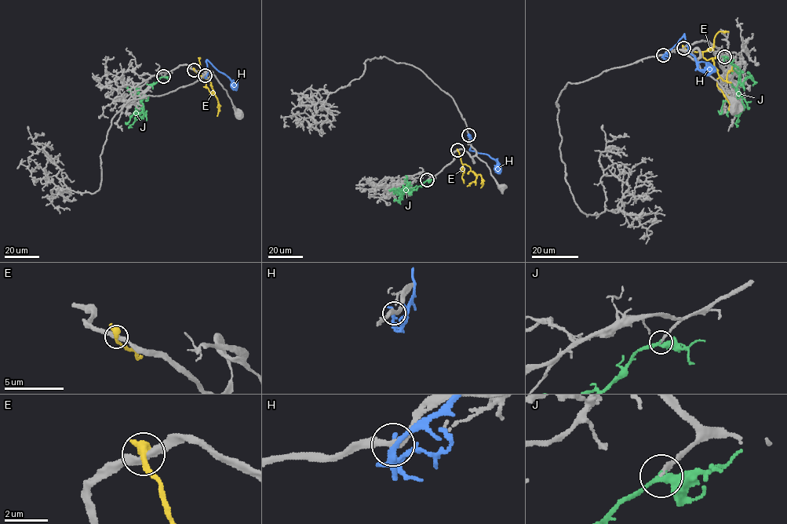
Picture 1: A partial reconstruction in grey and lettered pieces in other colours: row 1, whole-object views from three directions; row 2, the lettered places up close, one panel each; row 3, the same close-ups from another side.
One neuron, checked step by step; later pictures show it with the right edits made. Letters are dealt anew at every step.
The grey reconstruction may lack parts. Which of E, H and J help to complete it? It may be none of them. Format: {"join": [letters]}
{"join": ["J"]}

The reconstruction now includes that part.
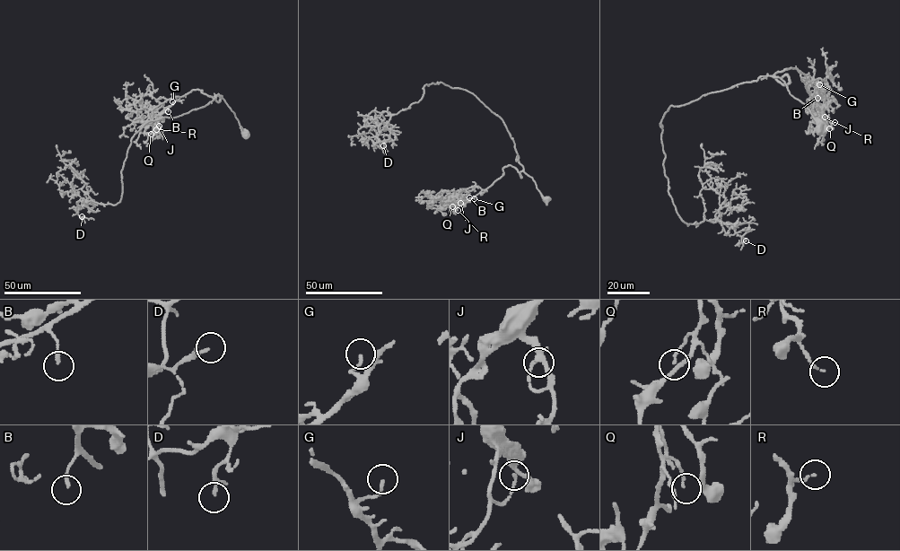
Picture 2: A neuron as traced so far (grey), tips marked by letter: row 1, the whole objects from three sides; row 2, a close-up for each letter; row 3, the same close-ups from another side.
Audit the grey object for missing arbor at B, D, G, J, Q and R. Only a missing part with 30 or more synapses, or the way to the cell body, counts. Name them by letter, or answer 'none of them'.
D

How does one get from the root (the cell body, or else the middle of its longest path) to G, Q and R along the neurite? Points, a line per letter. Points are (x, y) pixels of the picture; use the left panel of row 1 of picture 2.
G: (245, 135), (234, 112), (219, 94), (220, 100), (217, 101), (200, 90), (192, 90), (172, 101)
Q: (245, 135), (219, 94), (220, 100), (217, 101), (198, 90), (192, 90), (164, 109), (151, 134)
R: (245, 135), (219, 94), (217, 101), (198, 90), (192, 90), (164, 109), (152, 127), (156, 129)

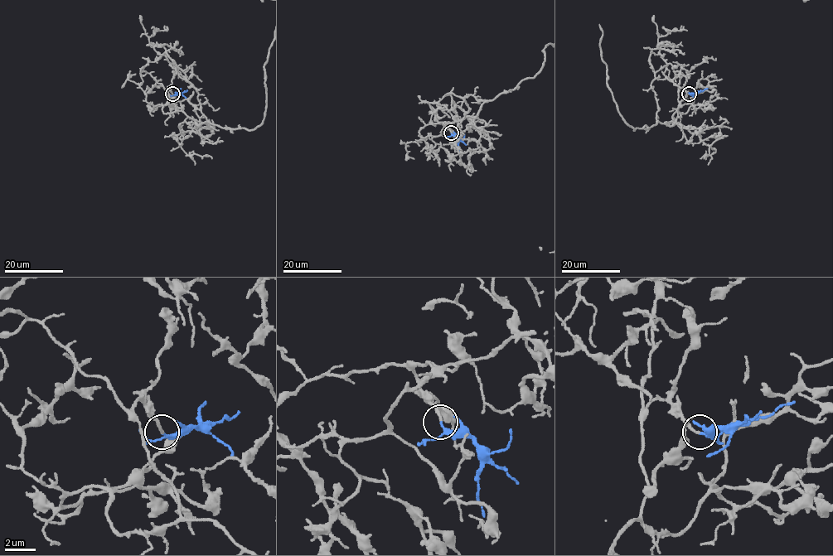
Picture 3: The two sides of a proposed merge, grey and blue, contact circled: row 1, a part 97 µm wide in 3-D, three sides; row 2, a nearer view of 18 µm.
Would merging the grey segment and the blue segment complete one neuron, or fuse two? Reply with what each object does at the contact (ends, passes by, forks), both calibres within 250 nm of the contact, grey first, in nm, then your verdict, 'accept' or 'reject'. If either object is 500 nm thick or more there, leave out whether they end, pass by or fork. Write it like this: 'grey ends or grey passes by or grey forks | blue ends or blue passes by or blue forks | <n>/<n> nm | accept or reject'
grey ends | blue passes by | 160/150 nm | accept

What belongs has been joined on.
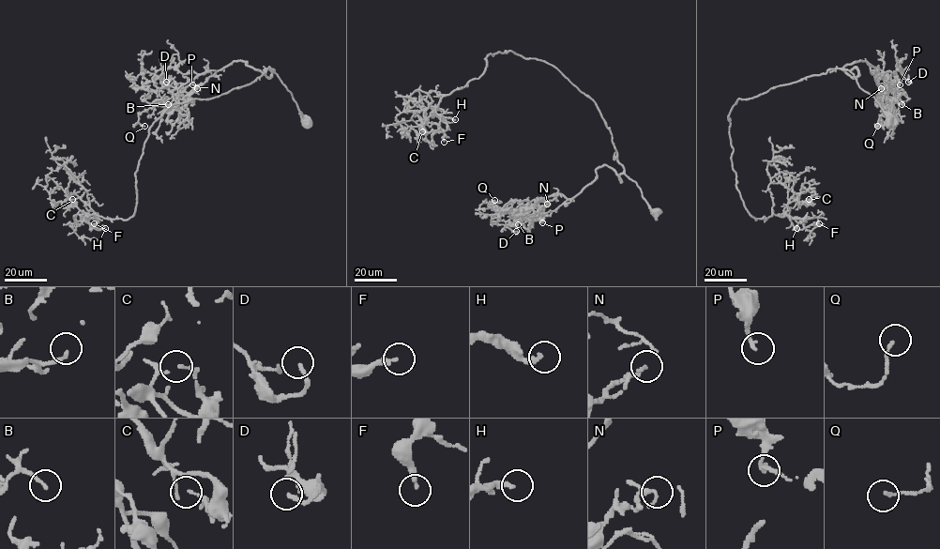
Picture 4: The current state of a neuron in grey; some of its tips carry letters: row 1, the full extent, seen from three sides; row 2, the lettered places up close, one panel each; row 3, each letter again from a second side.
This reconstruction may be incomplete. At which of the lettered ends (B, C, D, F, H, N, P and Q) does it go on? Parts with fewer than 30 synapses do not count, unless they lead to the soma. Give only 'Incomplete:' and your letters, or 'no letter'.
Incomplete: no letter

